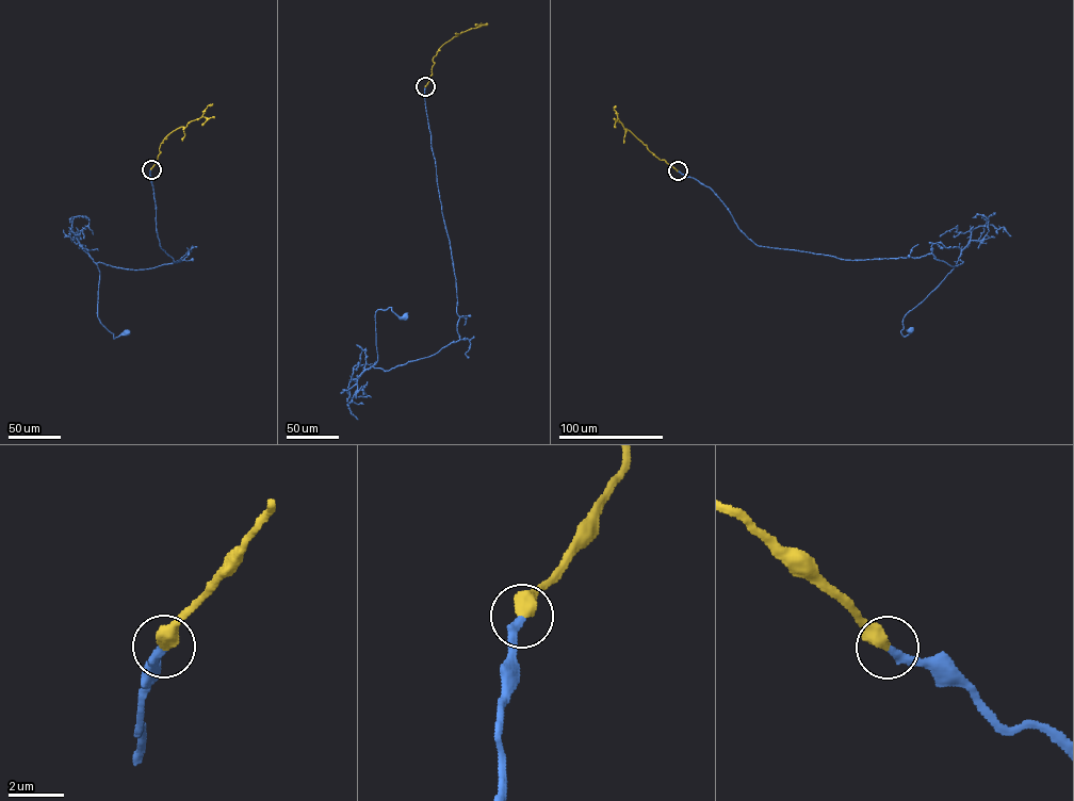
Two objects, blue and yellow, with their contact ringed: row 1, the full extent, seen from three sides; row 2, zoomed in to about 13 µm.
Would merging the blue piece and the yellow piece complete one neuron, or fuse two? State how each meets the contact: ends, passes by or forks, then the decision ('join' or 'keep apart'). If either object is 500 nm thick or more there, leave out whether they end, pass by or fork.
join

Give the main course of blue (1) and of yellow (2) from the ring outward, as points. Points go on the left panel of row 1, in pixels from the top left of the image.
1: (150, 169), (160, 246), (175, 262), (182, 260), (136, 270), (95, 263), (97, 316), (114, 338), (126, 333)
2: (150, 169), (165, 137), (199, 118), (212, 103)

